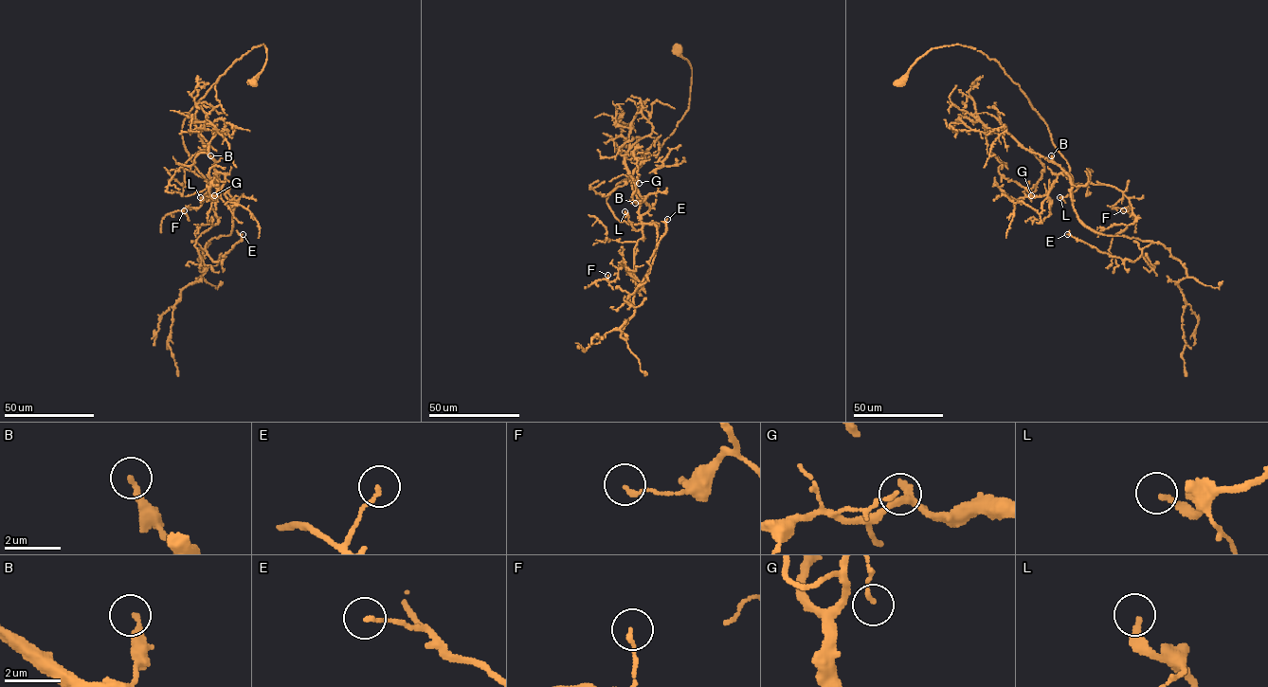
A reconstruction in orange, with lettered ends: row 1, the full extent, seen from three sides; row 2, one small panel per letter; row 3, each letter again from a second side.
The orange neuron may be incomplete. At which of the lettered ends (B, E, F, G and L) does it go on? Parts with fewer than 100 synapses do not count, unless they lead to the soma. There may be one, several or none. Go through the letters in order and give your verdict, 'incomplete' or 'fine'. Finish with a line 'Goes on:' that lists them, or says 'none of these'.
B: fine
E: fine
F: fine
G: fine
L: incomplete
Goes on: L

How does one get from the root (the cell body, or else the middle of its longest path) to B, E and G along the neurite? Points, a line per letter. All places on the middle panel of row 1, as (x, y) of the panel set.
B: (679, 49), (692, 70), (688, 109), (661, 146), (606, 199), (614, 215), (628, 224), (641, 222), (635, 203)
E: (679, 49), (692, 70), (688, 109), (606, 199), (619, 221), (657, 226), (633, 306), (667, 219)
G: (679, 49), (692, 70), (688, 109), (609, 193), (619, 221), (639, 224), (649, 210), (639, 183)

